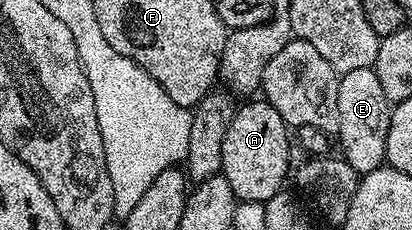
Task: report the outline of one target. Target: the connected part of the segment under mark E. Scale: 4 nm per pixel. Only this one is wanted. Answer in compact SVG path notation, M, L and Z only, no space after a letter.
M375 67L362 70L350 70L340 76L338 82L338 148L341 148L342 158L357 174L373 172L385 167L388 155L386 154L386 138L390 130L392 108L386 94L382 94L382 86L378 82Z

